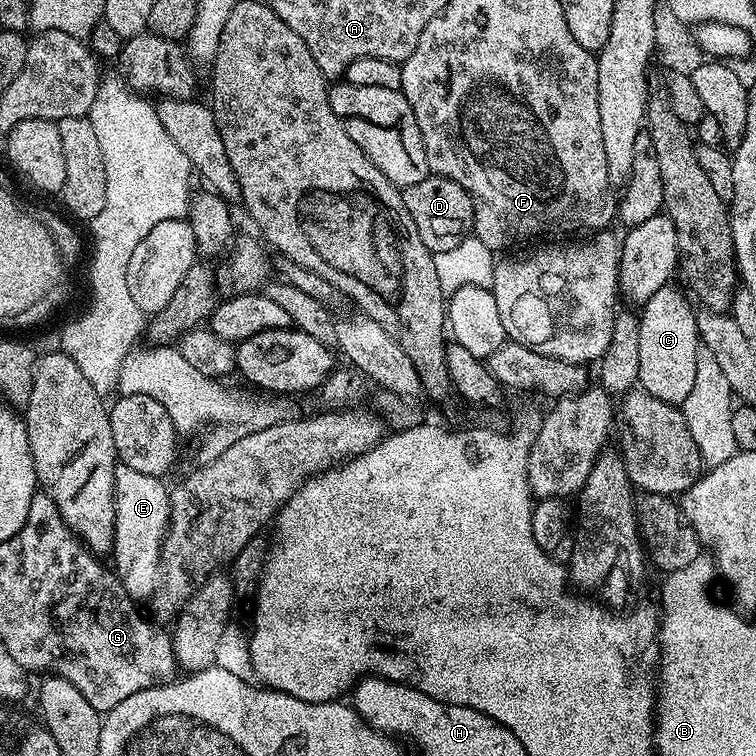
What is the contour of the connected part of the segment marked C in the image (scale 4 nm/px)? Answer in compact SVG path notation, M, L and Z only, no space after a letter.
M670 282L654 293L639 309L638 384L645 392L667 404L683 405L686 394L694 390L696 359L702 341L696 325L693 301Z

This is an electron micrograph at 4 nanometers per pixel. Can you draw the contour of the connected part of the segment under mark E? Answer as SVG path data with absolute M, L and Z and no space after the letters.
M120 466L116 469L116 537L112 543L111 553L116 556L116 565L114 571L120 577L120 584L127 590L128 595L137 602L151 601L153 594L156 592L156 586L160 582L160 551L164 545L164 533L168 530L168 516L172 512L172 502L170 499L169 485L164 485L165 481L159 476L151 476L150 474L138 474L138 470L130 470L129 468Z

